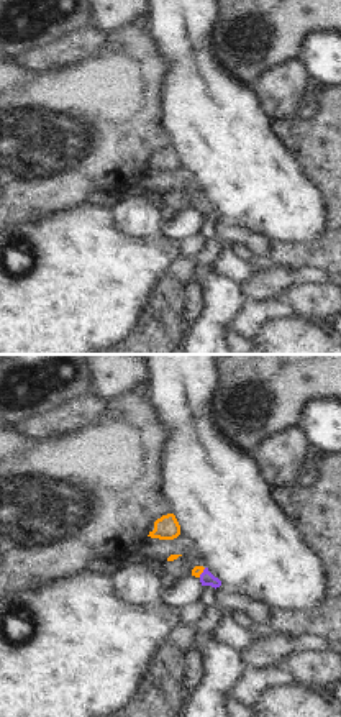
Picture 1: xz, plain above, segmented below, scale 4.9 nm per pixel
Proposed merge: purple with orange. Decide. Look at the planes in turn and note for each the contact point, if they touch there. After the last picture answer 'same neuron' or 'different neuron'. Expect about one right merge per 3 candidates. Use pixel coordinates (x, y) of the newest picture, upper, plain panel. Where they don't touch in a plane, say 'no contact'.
(202, 205)

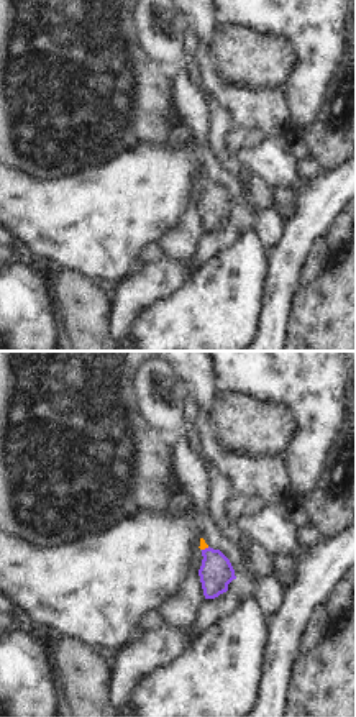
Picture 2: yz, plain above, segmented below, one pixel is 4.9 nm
(205, 181)

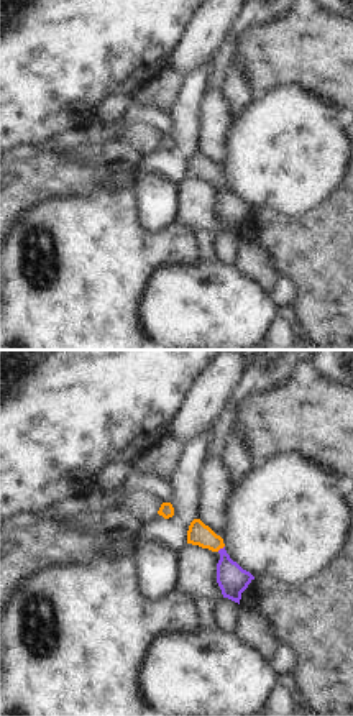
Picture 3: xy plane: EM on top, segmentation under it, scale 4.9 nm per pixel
(220, 181)

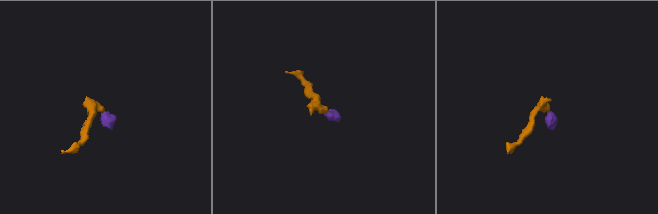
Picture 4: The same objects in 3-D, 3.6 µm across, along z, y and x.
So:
same neuron

